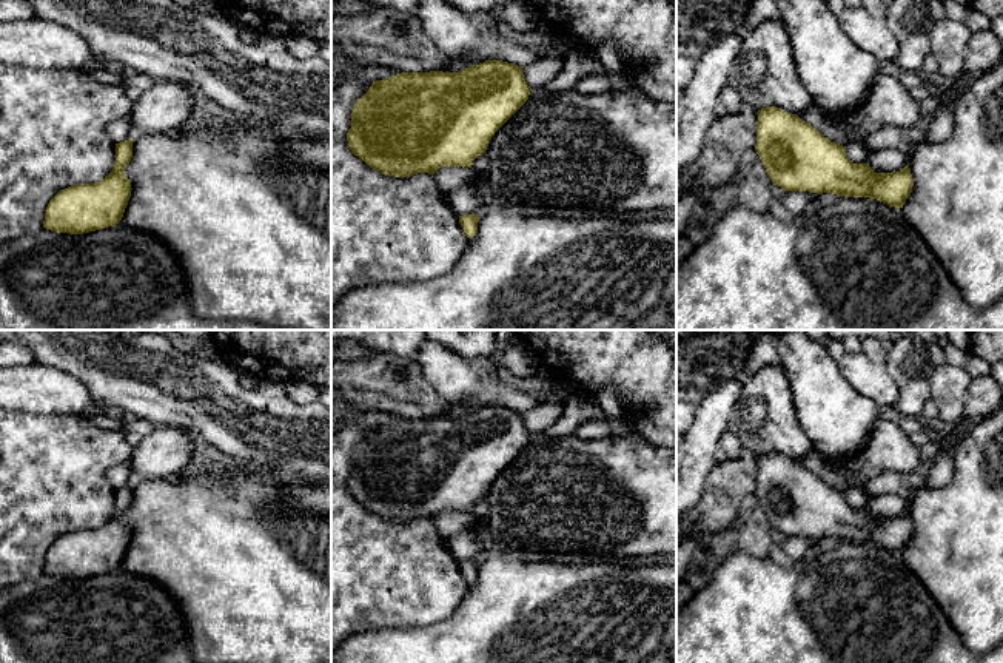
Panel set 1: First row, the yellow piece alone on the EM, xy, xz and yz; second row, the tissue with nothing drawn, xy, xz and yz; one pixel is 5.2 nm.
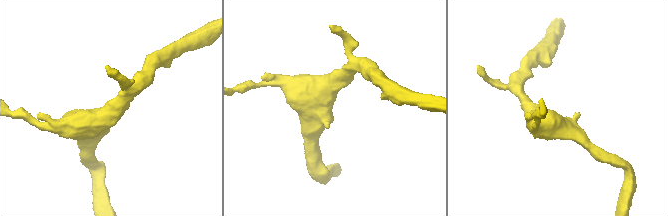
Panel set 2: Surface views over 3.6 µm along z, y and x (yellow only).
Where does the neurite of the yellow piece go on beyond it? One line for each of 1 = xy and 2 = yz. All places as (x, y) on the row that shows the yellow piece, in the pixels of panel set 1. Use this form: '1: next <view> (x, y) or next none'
1: next none
2: next none

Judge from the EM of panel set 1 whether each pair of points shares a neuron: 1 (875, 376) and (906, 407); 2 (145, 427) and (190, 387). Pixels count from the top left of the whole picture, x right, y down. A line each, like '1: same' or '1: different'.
1: different
2: different

